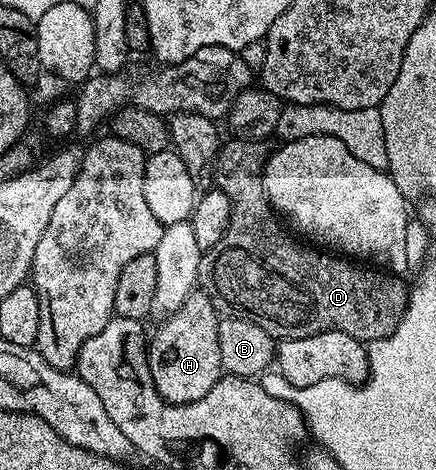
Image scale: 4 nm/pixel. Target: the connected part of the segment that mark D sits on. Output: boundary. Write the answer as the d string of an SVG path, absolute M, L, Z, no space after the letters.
M232 137L229 140L229 143L227 140L221 146L216 158L214 183L226 193L232 212L218 245L211 247L201 257L199 290L204 291L213 301L218 301L221 308L224 306L228 310L225 312L237 319L254 321L254 325L266 329L266 333L277 341L310 337L314 333L327 331L341 331L365 344L373 343L375 339L385 339L399 325L400 318L408 307L409 284L404 284L399 274L373 269L371 266L349 261L339 254L313 249L303 242L295 243L280 228L281 220L268 202L264 188L265 144L254 139Z

